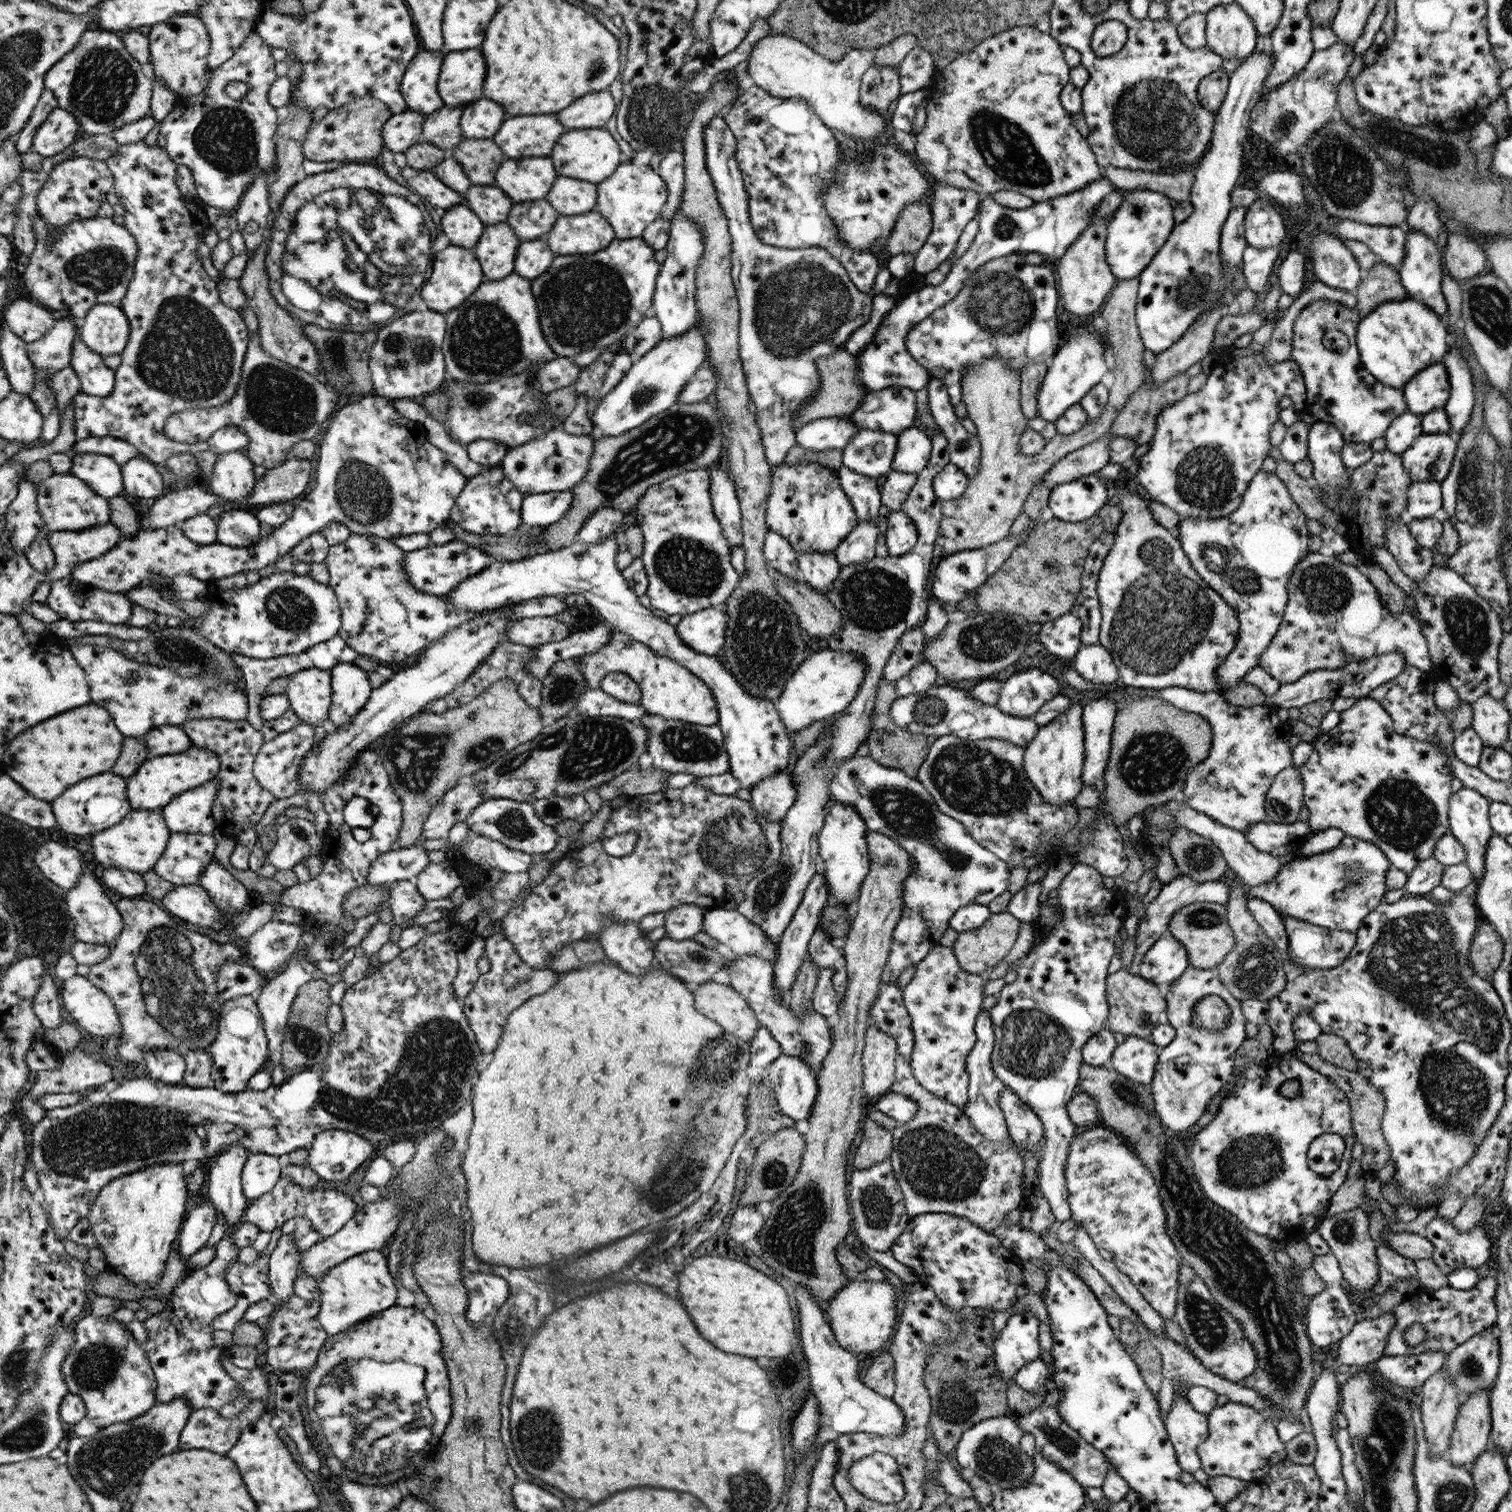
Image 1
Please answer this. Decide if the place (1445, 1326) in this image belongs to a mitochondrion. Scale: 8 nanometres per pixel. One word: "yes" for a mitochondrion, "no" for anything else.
no

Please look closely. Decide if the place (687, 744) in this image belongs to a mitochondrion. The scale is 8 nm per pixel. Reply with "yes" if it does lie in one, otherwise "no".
yes

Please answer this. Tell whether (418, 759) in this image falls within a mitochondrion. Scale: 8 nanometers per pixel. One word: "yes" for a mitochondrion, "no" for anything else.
yes

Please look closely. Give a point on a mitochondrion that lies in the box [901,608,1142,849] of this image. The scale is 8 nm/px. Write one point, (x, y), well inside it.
(977, 782)

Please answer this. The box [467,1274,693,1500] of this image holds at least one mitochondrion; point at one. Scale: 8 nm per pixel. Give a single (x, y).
(539, 1440)

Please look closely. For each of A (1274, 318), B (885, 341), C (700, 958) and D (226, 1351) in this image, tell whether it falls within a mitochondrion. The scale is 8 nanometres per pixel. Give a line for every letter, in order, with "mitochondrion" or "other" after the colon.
A: other
B: other
C: mitochondrion
D: other

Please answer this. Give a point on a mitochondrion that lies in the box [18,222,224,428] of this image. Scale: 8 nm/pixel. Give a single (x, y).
(102, 267)

